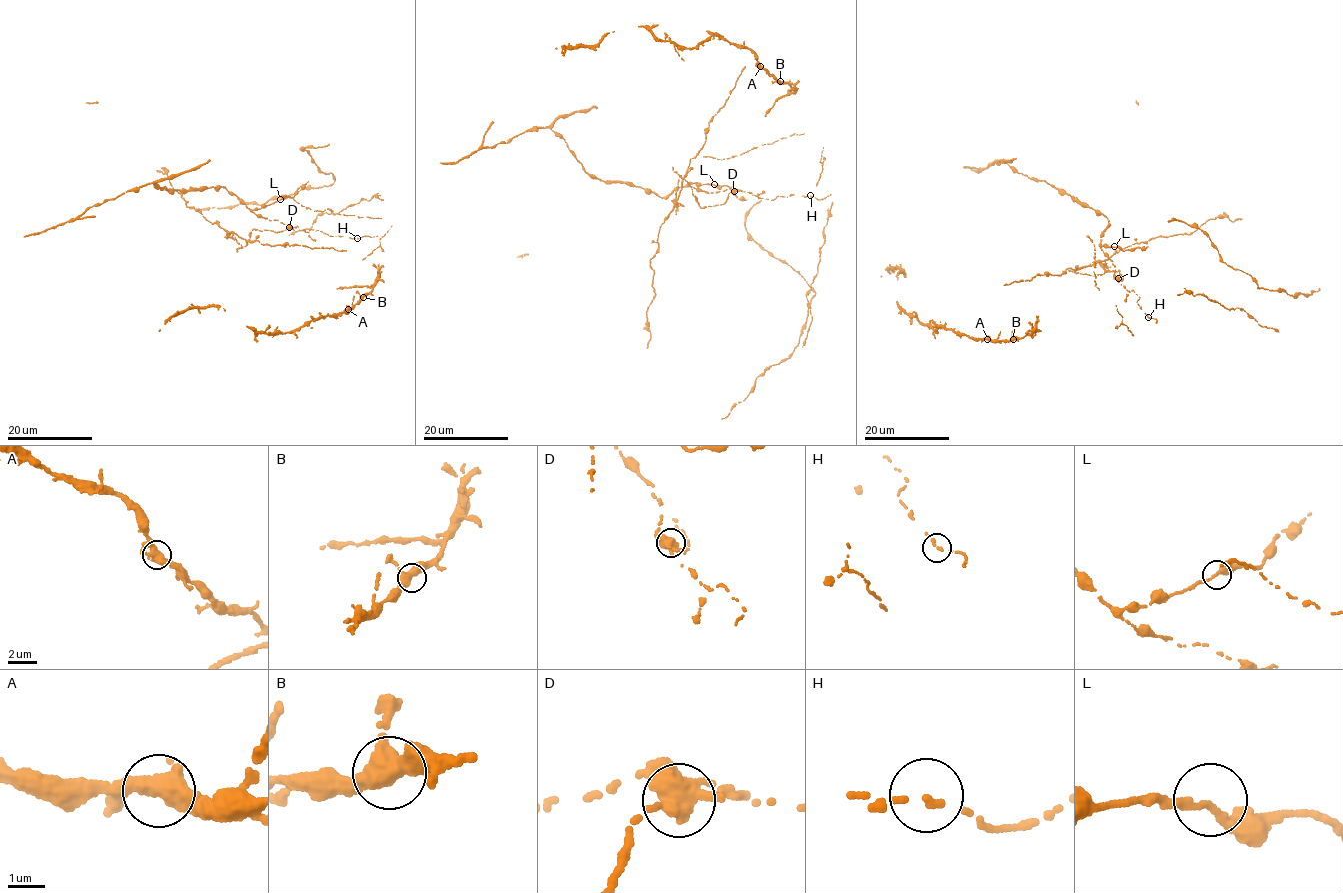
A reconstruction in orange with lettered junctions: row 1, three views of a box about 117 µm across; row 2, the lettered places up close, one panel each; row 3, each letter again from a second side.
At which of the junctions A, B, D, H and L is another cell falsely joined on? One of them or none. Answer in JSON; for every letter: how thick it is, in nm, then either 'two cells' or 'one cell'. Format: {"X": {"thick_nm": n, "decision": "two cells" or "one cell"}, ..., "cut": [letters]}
{"A": {"thick_nm": 400, "decision": "one cell"}, "B": {"thick_nm": 400, "decision": "one cell"}, "D": {"thick_nm": 550, "decision": "two cells"}, "H": {"thick_nm": 150, "decision": "one cell"}, "L": {"thick_nm": 200, "decision": "one cell"}, "cut": ["D"]}

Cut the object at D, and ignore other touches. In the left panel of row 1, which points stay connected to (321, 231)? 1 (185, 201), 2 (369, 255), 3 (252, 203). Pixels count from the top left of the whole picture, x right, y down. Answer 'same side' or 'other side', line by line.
1: other side
2: other side
3: same side

